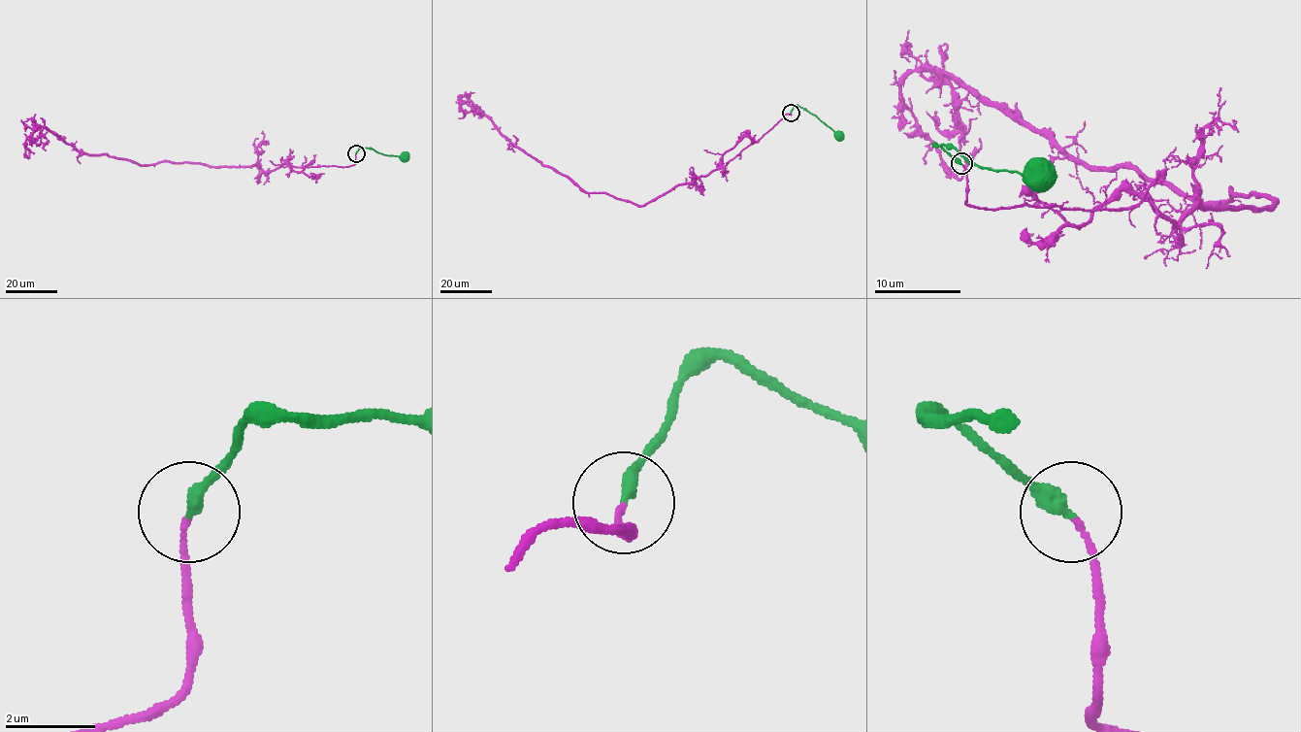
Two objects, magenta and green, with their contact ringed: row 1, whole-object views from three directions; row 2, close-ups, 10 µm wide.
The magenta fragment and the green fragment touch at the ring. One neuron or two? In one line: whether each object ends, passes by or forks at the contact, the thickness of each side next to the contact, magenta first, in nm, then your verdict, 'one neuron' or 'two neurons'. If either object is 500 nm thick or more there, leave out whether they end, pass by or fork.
magenta ends there; green ends there; 120 nm thick on the magenta side, 320 nm on the other; one neuron

